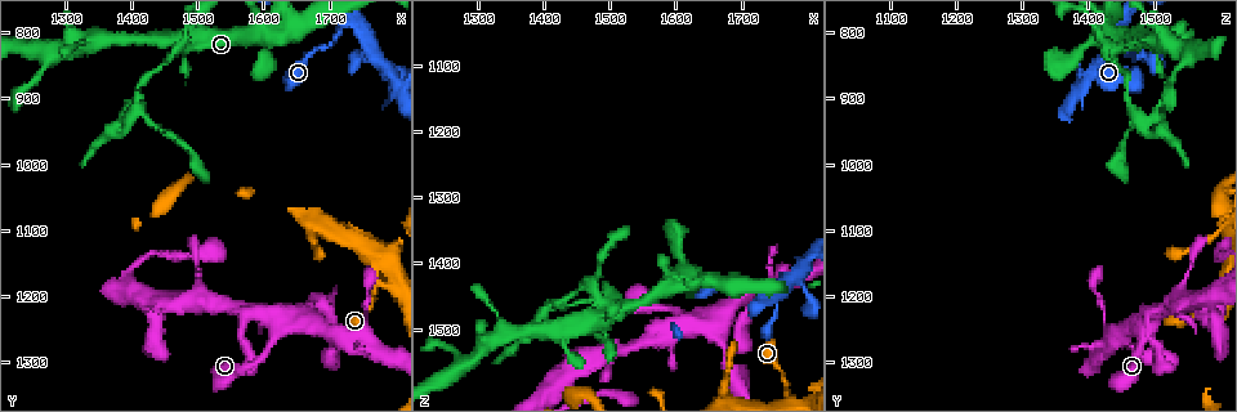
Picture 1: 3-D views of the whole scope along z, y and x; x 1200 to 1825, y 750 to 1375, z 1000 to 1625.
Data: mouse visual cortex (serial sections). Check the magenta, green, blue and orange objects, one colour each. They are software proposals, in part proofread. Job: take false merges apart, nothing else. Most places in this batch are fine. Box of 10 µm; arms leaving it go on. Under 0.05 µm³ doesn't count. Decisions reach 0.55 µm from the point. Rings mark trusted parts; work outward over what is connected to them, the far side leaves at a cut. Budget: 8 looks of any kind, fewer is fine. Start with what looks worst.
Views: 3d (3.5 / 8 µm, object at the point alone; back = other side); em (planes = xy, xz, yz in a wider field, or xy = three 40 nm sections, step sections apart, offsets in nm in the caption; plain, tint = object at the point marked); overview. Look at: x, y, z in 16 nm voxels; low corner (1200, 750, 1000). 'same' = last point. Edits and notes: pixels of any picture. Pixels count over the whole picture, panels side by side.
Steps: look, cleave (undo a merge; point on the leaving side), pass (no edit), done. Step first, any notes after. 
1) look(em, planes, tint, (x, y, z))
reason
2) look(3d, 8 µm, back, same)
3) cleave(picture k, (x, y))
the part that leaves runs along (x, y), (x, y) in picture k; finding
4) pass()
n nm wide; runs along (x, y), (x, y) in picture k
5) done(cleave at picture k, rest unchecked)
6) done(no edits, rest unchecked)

look(3d, 3.5 µm, (1770, 1200, 1585))
two arms in line, one across

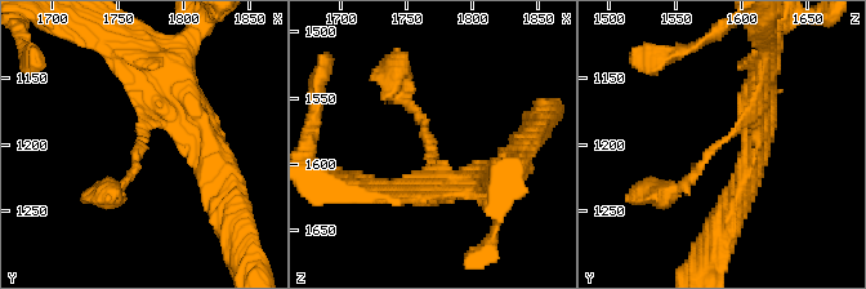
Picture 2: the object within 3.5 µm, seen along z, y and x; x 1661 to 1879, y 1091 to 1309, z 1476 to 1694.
look(em, xy, step 2, tint, (1768, 1196, 1588))

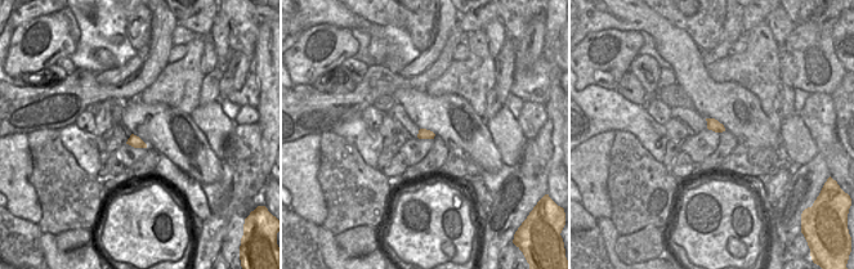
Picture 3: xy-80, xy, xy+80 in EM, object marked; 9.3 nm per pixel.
pass()
100 nm wide; runs along (666, 194), (749, 119), (763, 75) in picture 2; all the same cell

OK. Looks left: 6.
look(3d, 8 µm, (1475, 820, 1435))
calibre changes

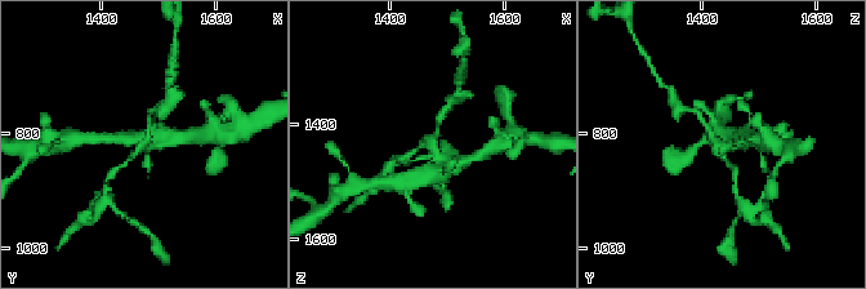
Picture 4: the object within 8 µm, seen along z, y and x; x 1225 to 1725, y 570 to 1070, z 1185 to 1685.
look(3d, 3.5 µm, back, same)

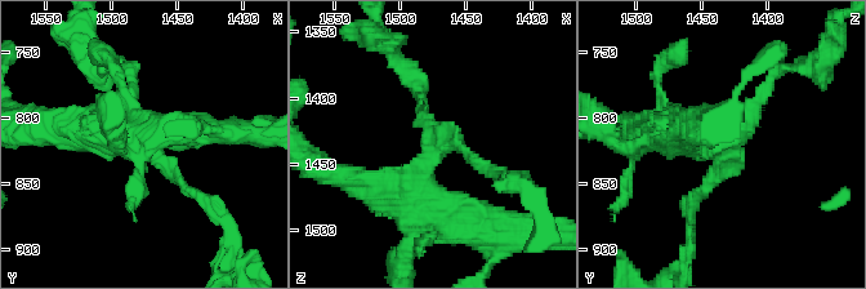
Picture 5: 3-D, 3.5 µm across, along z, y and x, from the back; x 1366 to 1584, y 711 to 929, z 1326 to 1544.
look(em, xy, step 5, tint, (1472, 822, 1440))
3 arms; arms of 150, 150, 350 nm

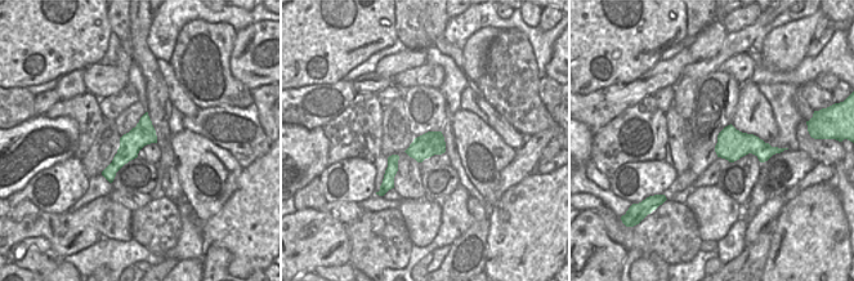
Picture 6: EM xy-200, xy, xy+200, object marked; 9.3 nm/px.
cleave(picture 5, (750, 121))
a second cell is stuck on

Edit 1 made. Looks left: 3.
look(overview)
redraw

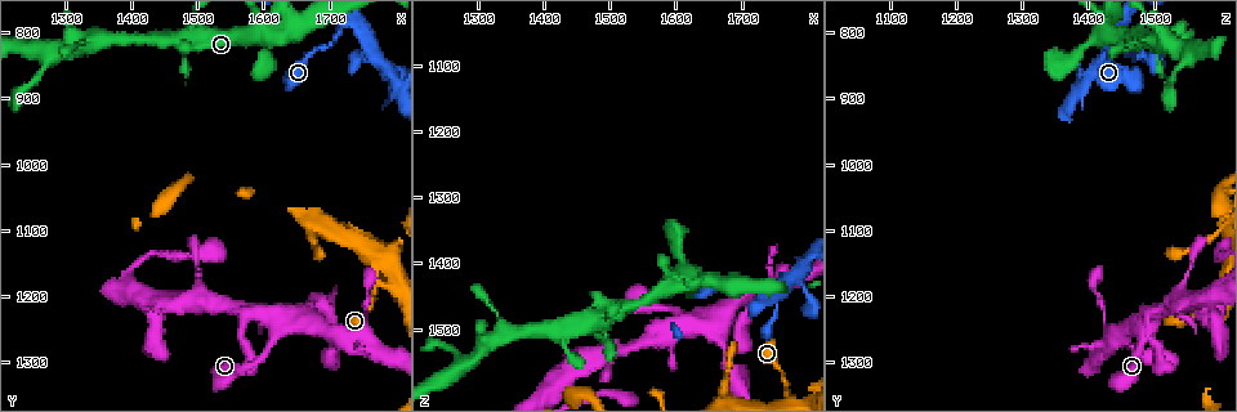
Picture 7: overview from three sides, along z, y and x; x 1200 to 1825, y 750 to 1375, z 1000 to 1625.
look(3d, 8 µm, back, (1615, 805, 1420))
sudden change in width

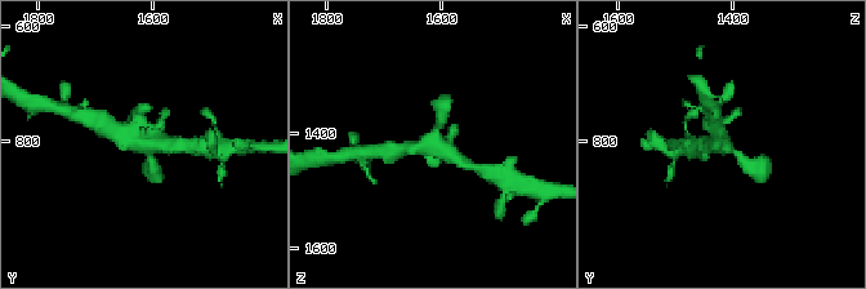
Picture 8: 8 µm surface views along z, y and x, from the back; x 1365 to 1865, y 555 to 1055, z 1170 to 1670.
look(em, xy, step 3, tint, same)
4 arms; arms of 150, 250, 300, 400 nm; need the tissue

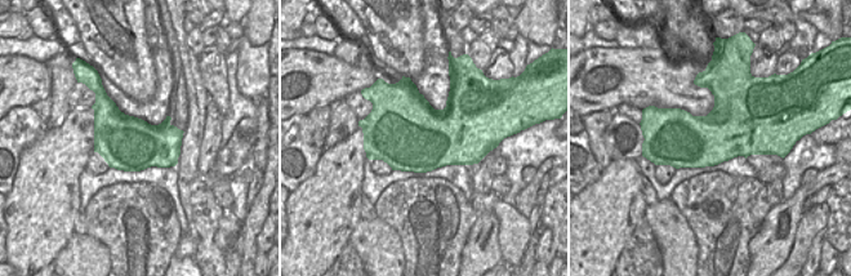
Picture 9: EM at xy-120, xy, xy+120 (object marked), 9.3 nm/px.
pass()
runs along (468, 165), (437, 145), (402, 149) in picture 8; all the same cell

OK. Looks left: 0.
done(cleave at picture 5, rest unchecked)

